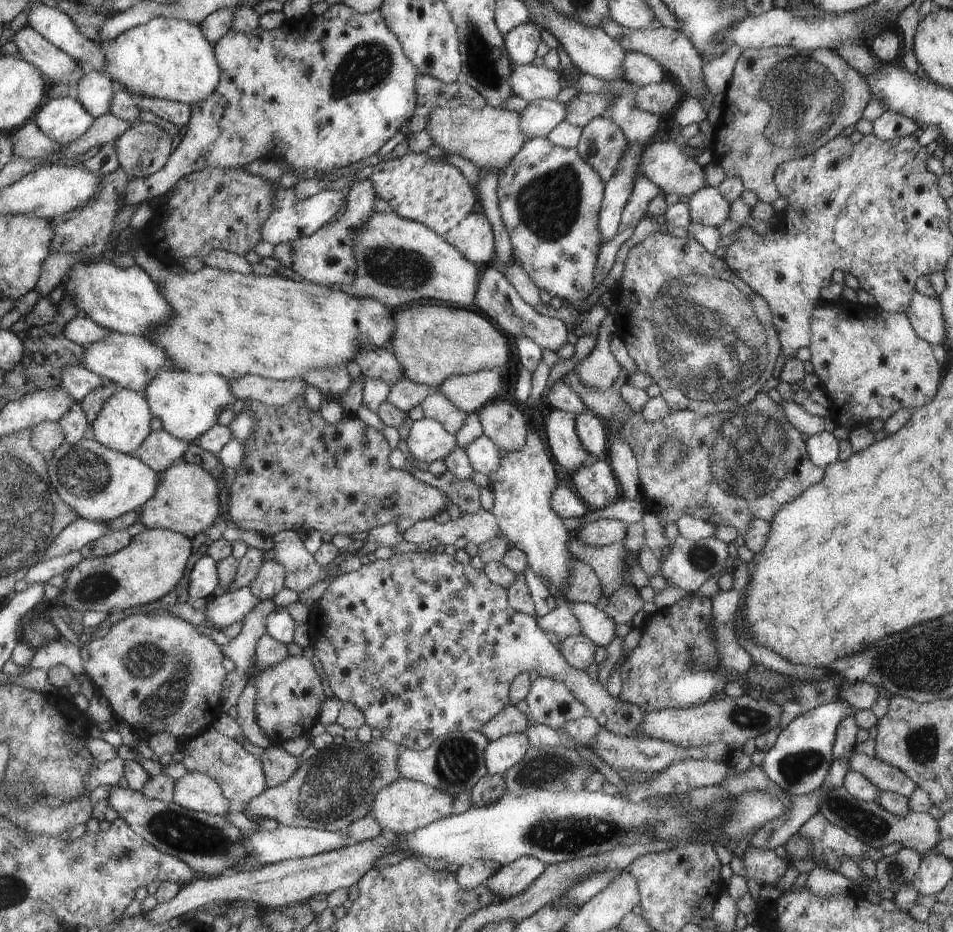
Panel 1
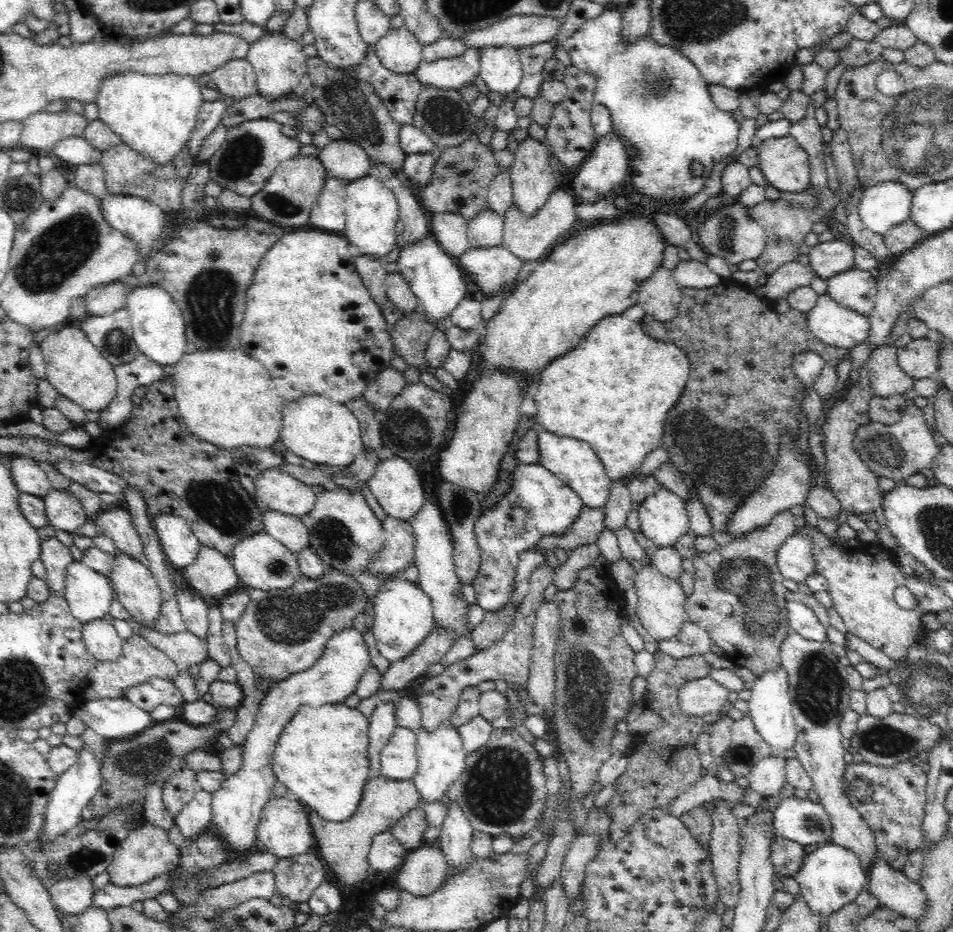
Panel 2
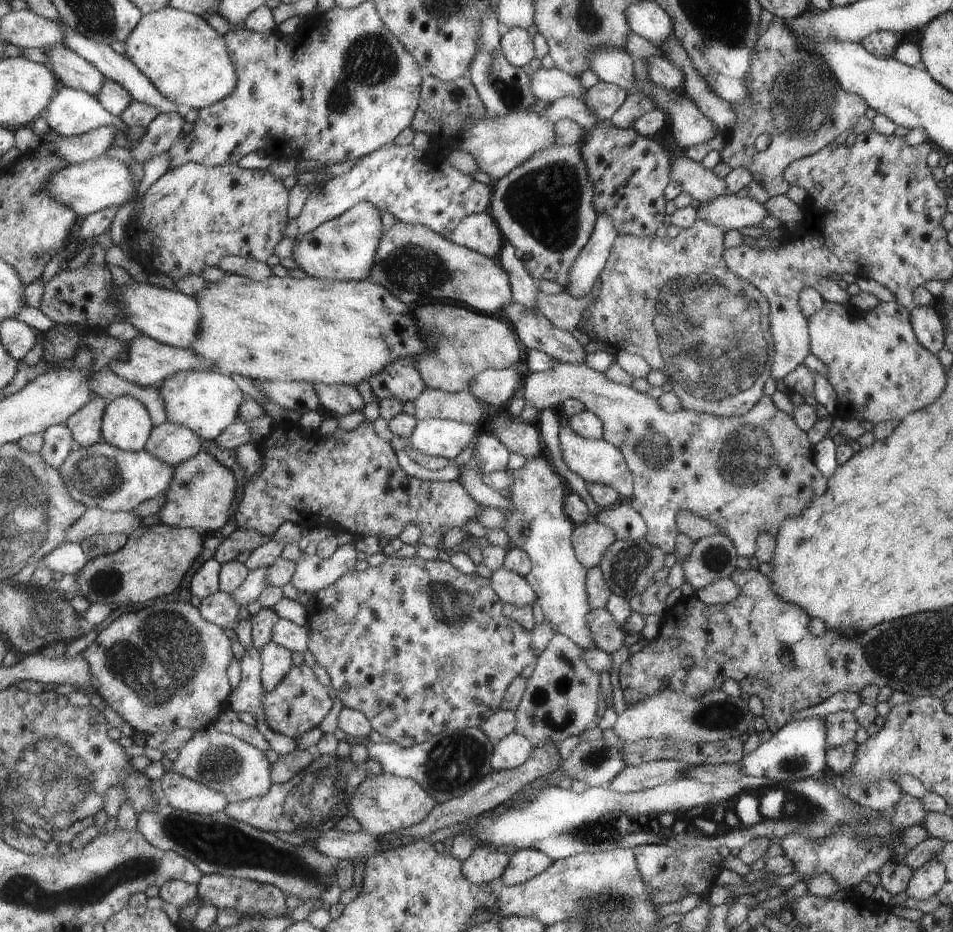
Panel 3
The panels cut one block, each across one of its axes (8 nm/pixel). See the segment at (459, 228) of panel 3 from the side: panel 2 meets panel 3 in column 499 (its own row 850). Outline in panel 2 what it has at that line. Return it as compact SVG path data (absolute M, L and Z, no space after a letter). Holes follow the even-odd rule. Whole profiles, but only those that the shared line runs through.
M353 627L340 629L327 639L322 656L318 658L316 664L274 684L259 702L254 726L239 745L242 755L240 768L233 775L225 777L221 787L212 793L211 798L211 826L219 838L227 844L232 859L252 854L262 807L273 796L272 789L277 778L271 758L286 723L302 705L319 707L325 704L344 703L346 697L356 690L358 679L369 664L370 657L362 635Z

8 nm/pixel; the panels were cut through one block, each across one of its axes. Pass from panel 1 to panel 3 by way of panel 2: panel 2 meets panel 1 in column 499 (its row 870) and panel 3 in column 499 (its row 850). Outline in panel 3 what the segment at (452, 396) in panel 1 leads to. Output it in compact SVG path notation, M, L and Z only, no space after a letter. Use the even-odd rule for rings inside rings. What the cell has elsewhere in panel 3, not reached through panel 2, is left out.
M514 367L485 369L476 374L467 390L481 403L501 409L506 407L523 379Z

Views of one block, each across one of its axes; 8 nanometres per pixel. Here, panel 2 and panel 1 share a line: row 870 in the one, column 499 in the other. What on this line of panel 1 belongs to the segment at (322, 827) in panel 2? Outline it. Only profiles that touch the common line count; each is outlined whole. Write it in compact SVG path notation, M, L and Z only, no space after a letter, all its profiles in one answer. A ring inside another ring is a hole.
M425 304L393 313L395 332L389 350L401 365L402 374L411 382L433 389L447 377L474 373L483 369L503 370L507 362L507 340L499 330L469 308Z

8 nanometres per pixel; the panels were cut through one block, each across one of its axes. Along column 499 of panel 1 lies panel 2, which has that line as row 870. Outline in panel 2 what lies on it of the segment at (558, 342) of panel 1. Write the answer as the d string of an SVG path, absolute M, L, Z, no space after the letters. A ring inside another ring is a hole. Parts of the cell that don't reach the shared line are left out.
M314 849L291 856L289 859L279 859L278 864L272 868L272 873L276 877L277 892L288 896L295 903L301 903L307 901L316 887L326 880L326 865L322 863L322 857L319 857Z

